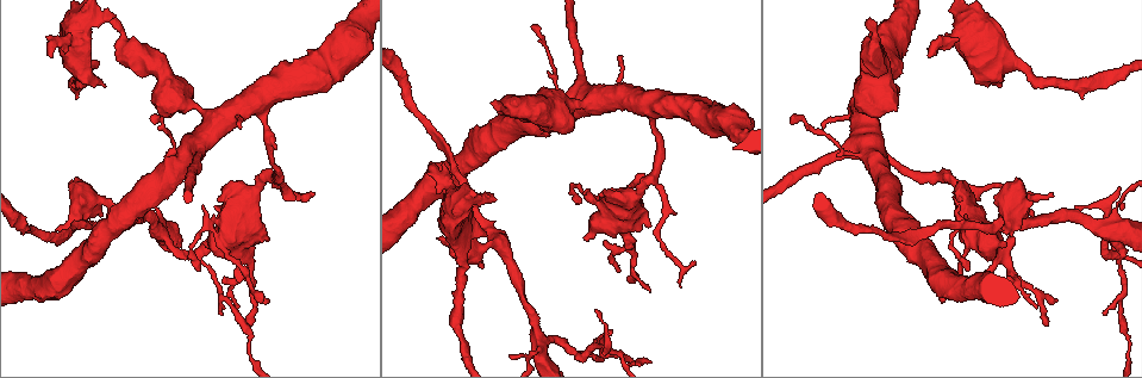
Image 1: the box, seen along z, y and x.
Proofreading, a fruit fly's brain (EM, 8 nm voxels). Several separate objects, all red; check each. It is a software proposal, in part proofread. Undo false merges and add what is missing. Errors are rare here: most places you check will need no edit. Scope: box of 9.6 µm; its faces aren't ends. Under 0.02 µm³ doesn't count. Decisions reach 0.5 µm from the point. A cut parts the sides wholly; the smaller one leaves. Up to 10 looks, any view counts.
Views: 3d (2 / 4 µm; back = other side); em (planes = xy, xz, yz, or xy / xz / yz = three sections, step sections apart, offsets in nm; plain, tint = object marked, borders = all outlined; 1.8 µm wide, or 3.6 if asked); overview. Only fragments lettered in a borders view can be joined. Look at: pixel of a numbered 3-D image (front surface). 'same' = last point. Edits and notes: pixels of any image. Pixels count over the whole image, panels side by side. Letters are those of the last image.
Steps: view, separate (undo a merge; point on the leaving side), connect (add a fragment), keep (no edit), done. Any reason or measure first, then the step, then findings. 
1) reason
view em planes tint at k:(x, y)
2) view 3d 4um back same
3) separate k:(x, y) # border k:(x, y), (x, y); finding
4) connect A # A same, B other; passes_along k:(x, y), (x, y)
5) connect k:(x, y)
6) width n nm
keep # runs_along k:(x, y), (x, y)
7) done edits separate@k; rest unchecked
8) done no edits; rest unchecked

calibre changes
view 3d 4um at 1:(214, 122)

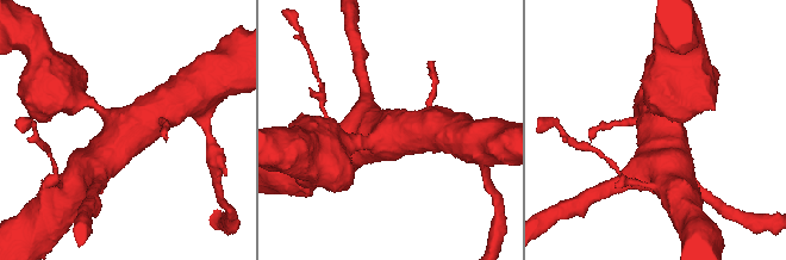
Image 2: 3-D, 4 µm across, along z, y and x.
arms 4
view em planes borders at 2:(121, 129)

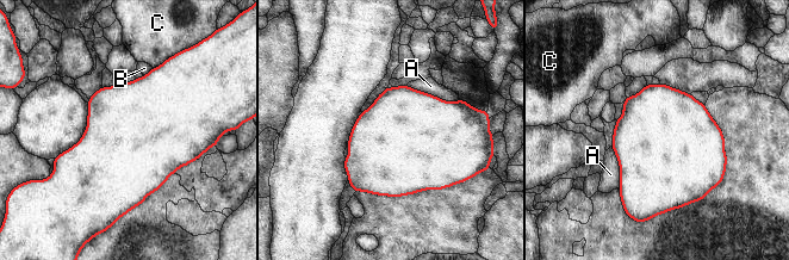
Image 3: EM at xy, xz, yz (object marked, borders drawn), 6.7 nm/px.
width 700 nm
keep # A other, B other, C other; border 3:(408, 85), (449, 101), (459, 99); all the same neuron

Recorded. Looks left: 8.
free end
view 3d 2um at 1:(929, 57)

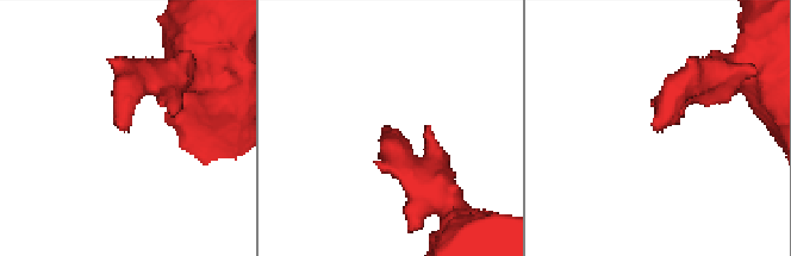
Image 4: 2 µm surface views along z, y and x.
view em xz step 16 tint at 4:(653, 126)

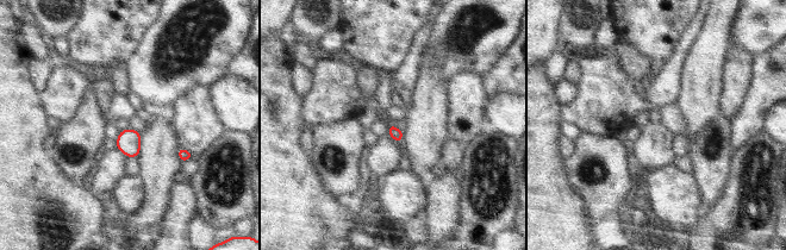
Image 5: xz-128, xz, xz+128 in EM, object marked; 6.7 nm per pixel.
another direction
view em xy step 8 borders same

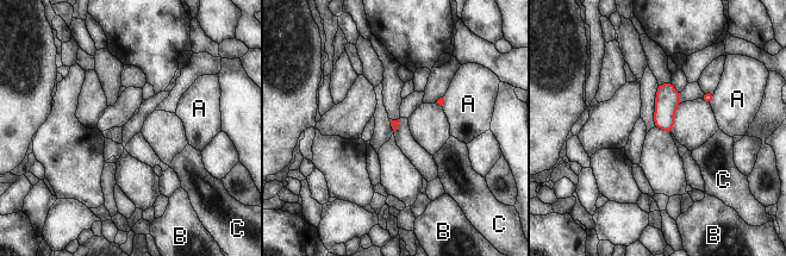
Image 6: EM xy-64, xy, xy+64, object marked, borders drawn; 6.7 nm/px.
keep # A other, B other, C other; border 6:(715, 93), (710, 104); no lettered fragment goes on from it

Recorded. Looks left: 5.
branch stops here
view em planes borders at 1:(869, 22)

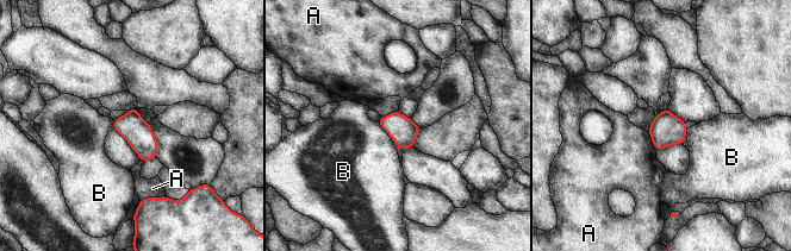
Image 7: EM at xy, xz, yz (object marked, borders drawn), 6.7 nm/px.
width 190 nm
keep # A other, B other; border 7:(112, 120), (113, 129); none of them fits

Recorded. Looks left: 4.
branch stops here
view em planes borders at 1:(1119, 187)

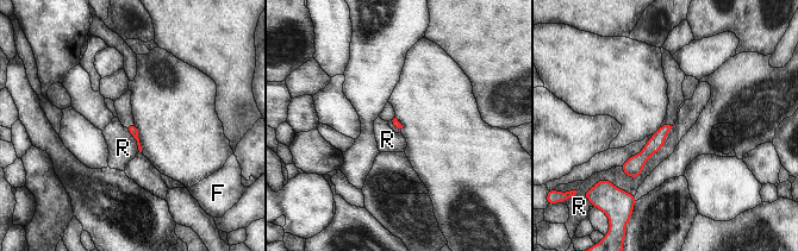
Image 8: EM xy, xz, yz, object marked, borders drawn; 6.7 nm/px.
keep # F other, R other; runs_along 8:(667, 127), (629, 173); none of them fits

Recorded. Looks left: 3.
done no edits; rest unchecked

